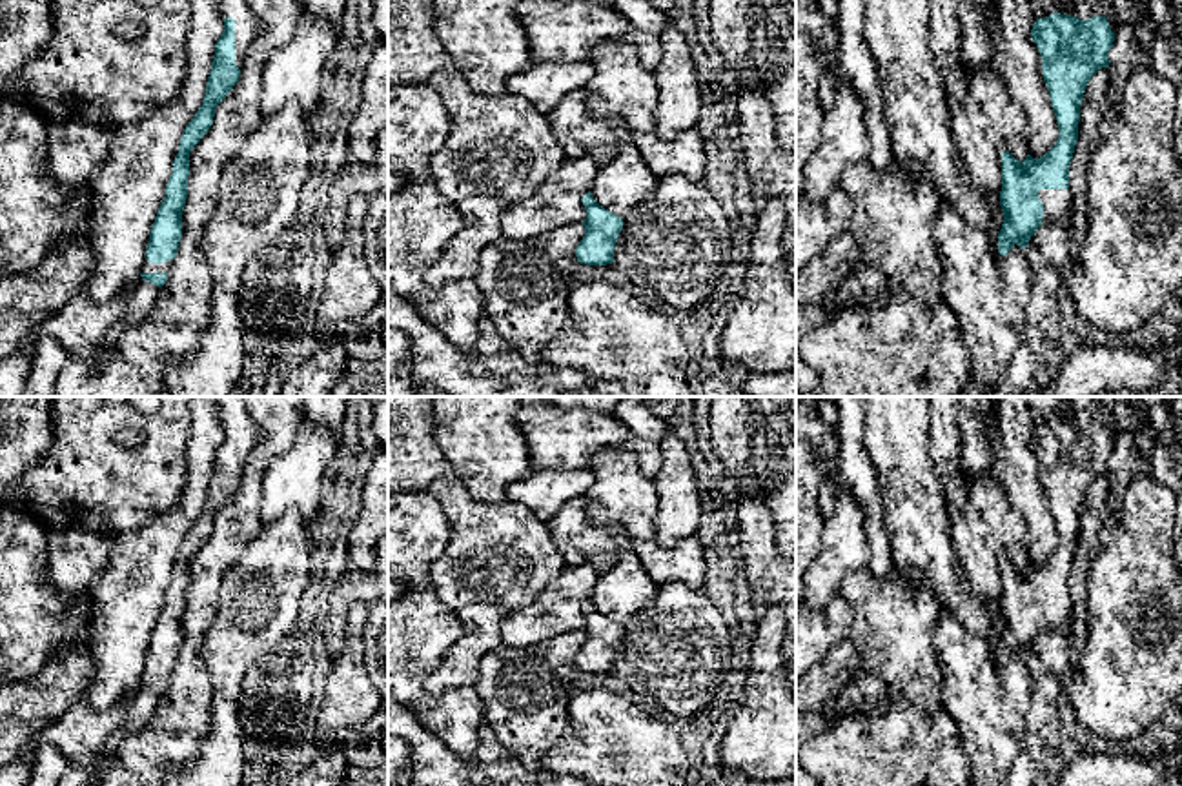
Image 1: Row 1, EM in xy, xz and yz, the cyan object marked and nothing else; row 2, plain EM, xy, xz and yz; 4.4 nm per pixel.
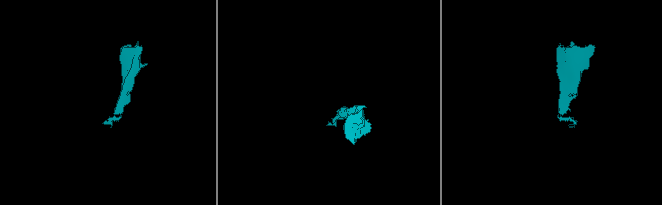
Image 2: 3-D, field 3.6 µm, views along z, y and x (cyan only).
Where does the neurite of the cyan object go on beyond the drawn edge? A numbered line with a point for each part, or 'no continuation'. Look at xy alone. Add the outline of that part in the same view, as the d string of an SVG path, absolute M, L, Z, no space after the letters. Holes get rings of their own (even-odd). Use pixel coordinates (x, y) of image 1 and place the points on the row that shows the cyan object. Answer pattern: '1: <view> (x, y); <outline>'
1: xy (246, 24); M219 0L219 13L222 18L235 20L235 64L244 67L250 47L260 31L260 22L253 15L248 0Z
2: xy (148, 266); M173 260L162 262L162 264L153 264L153 262L144 262L140 273L169 273Z

